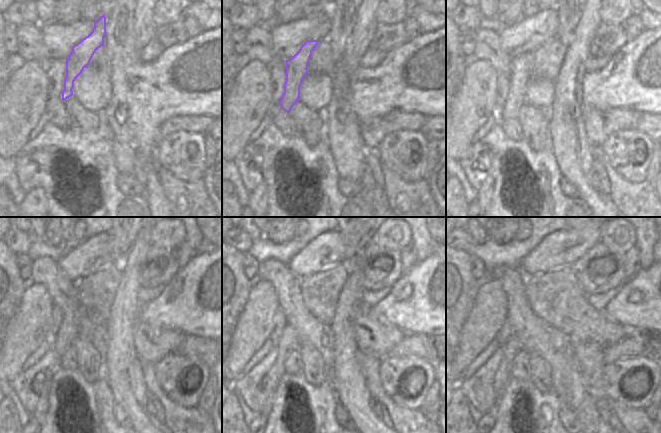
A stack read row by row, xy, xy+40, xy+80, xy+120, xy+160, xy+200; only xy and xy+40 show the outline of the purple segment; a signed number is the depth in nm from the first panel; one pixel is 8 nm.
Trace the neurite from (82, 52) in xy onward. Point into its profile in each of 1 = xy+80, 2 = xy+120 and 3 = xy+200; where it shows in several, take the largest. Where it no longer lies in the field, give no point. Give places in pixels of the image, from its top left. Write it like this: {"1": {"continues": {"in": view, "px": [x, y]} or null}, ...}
{"1": {"continues": {"in": "xy+80", "px": [521, 73]}}, "2": {"continues": {"in": "xy+120", "px": [62, 340]}}, "3": {"continues": {"in": "xy+200", "px": [511, 347]}}}

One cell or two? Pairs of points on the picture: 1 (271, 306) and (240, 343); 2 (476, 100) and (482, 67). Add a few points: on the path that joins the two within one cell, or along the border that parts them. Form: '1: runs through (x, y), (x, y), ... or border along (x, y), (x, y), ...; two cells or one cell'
1: runs through (262, 315), (256, 321), (249, 334); one cell
2: runs through (477, 92), (481, 75); one cell

